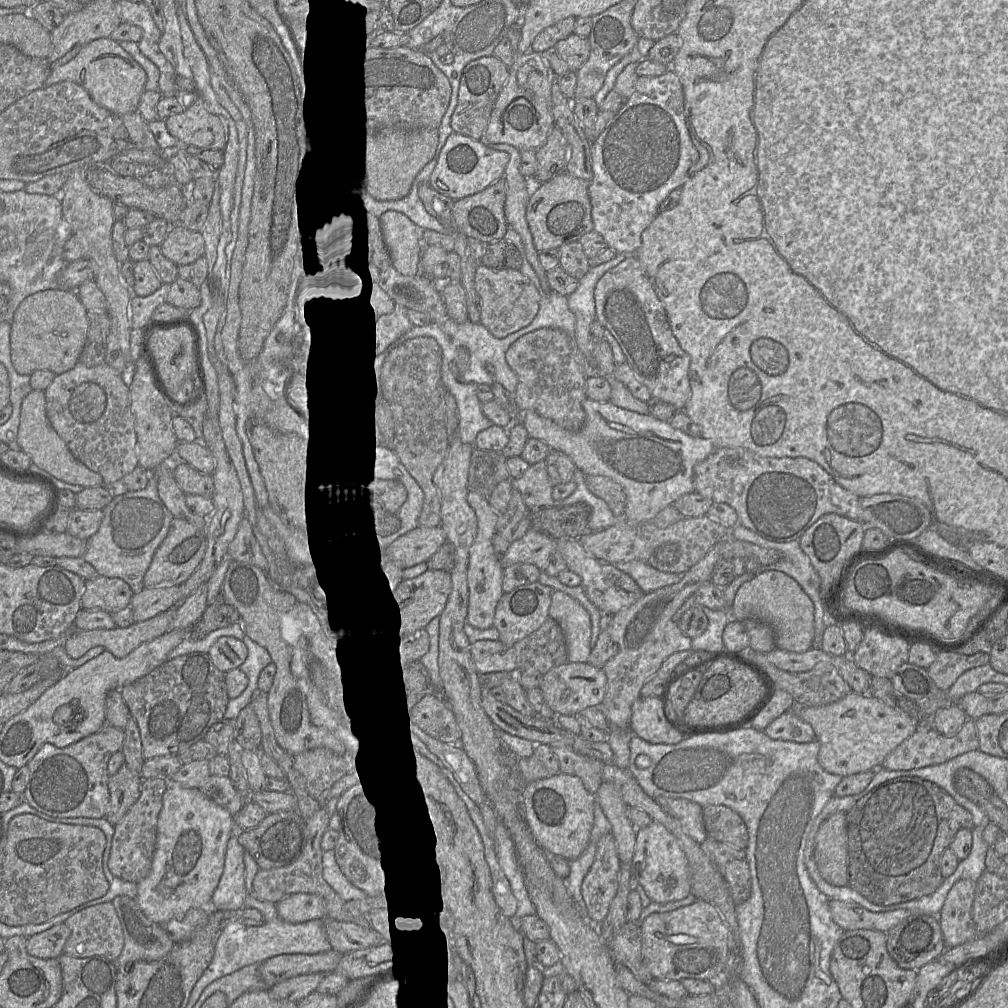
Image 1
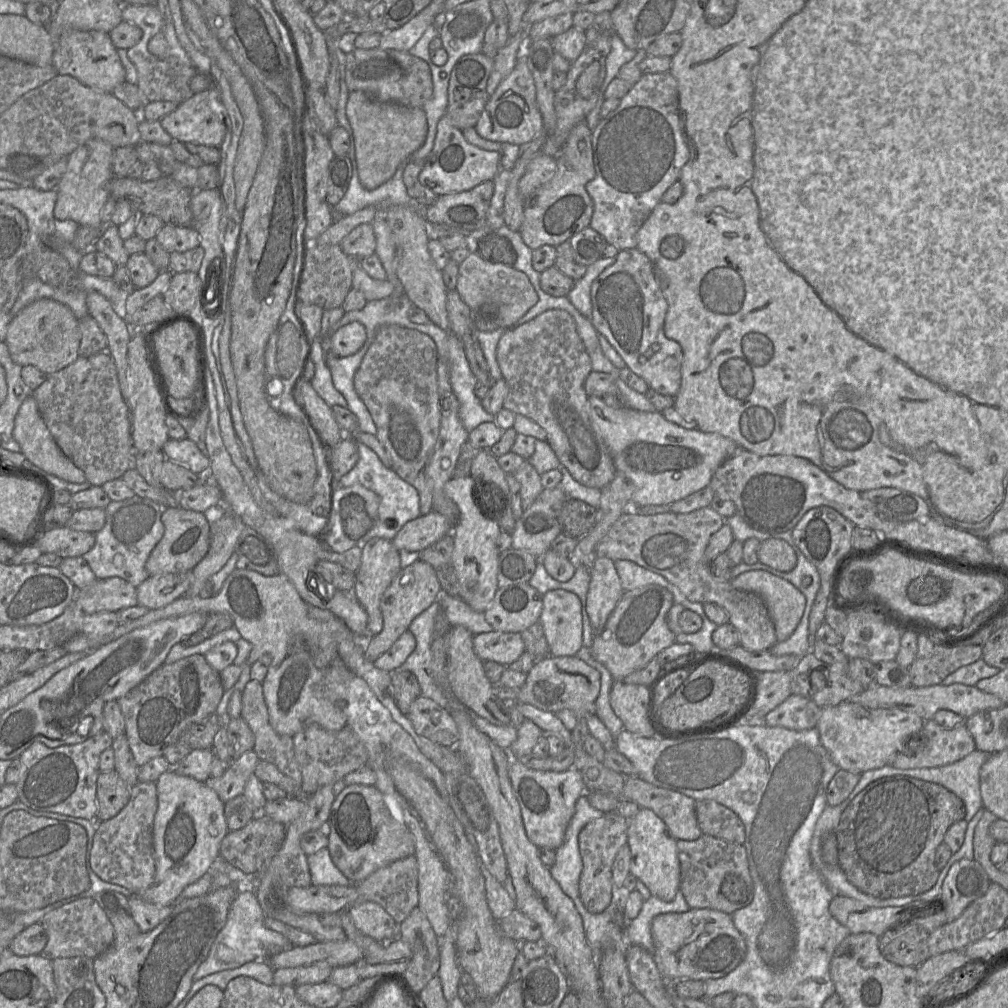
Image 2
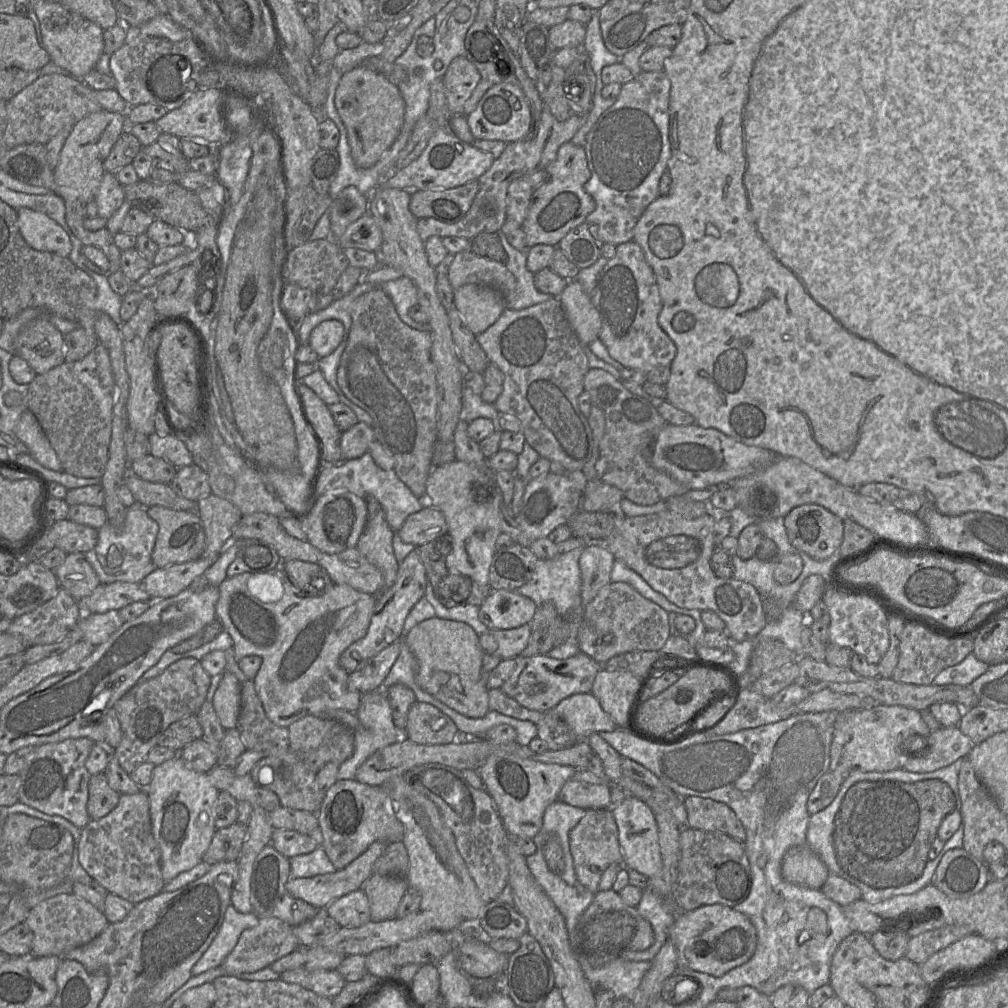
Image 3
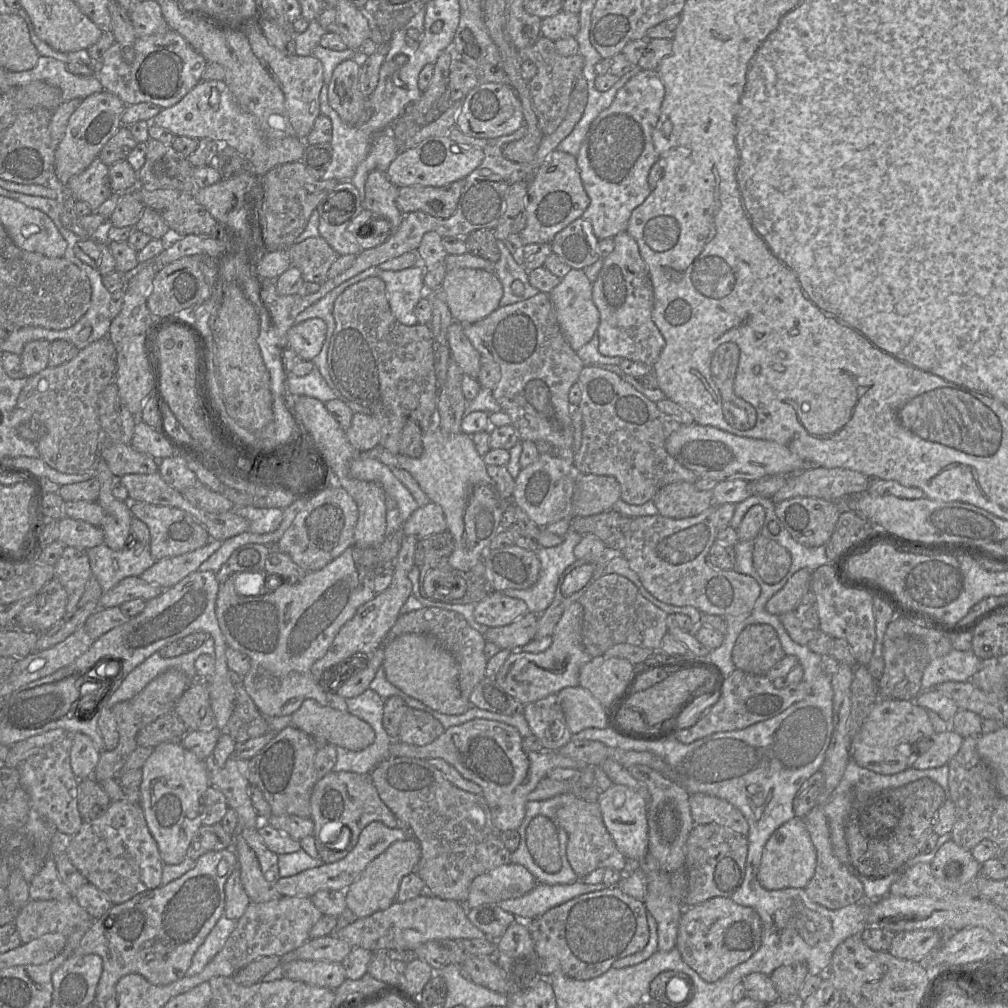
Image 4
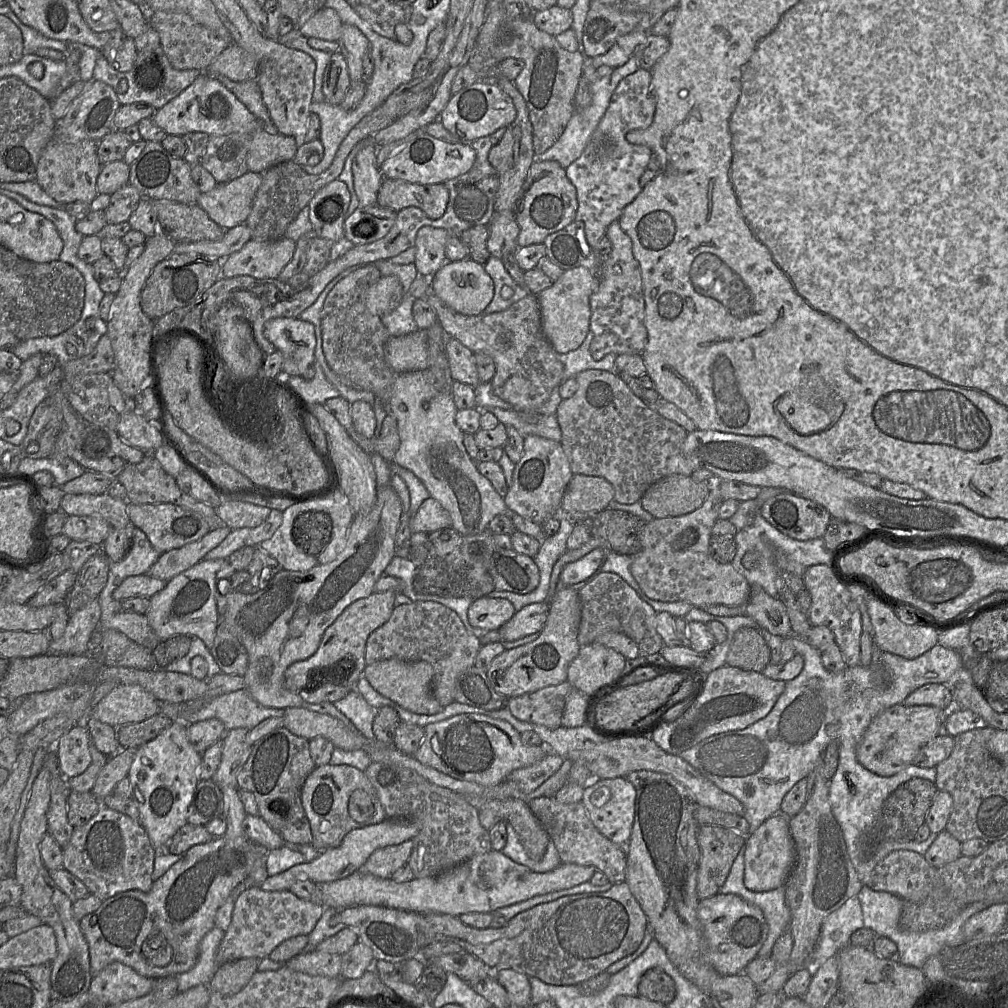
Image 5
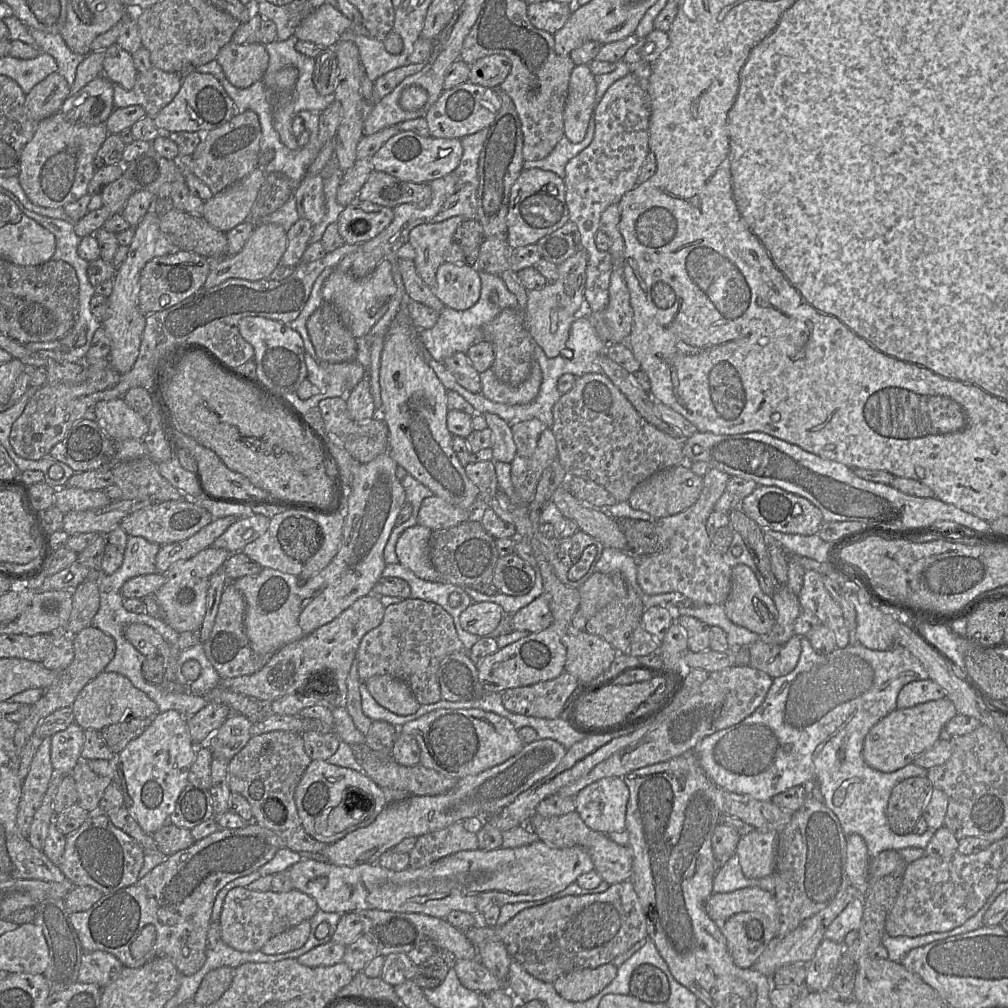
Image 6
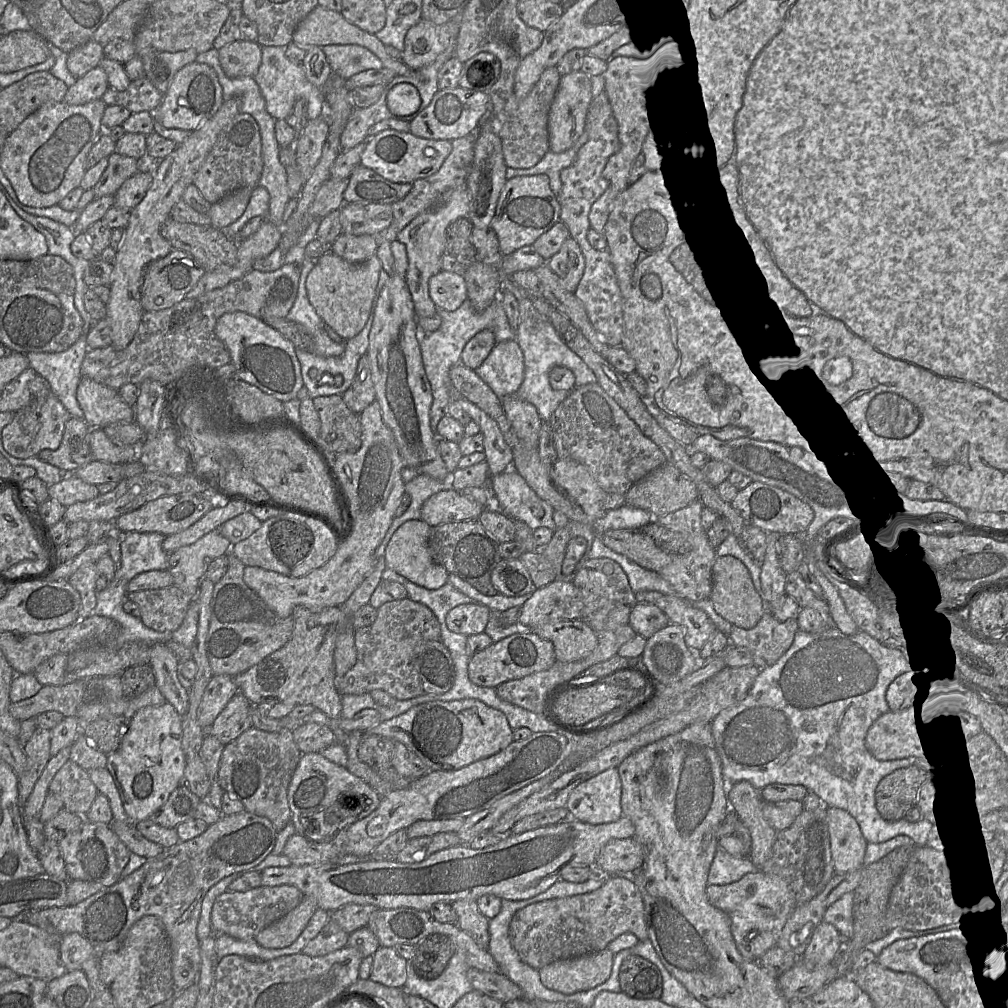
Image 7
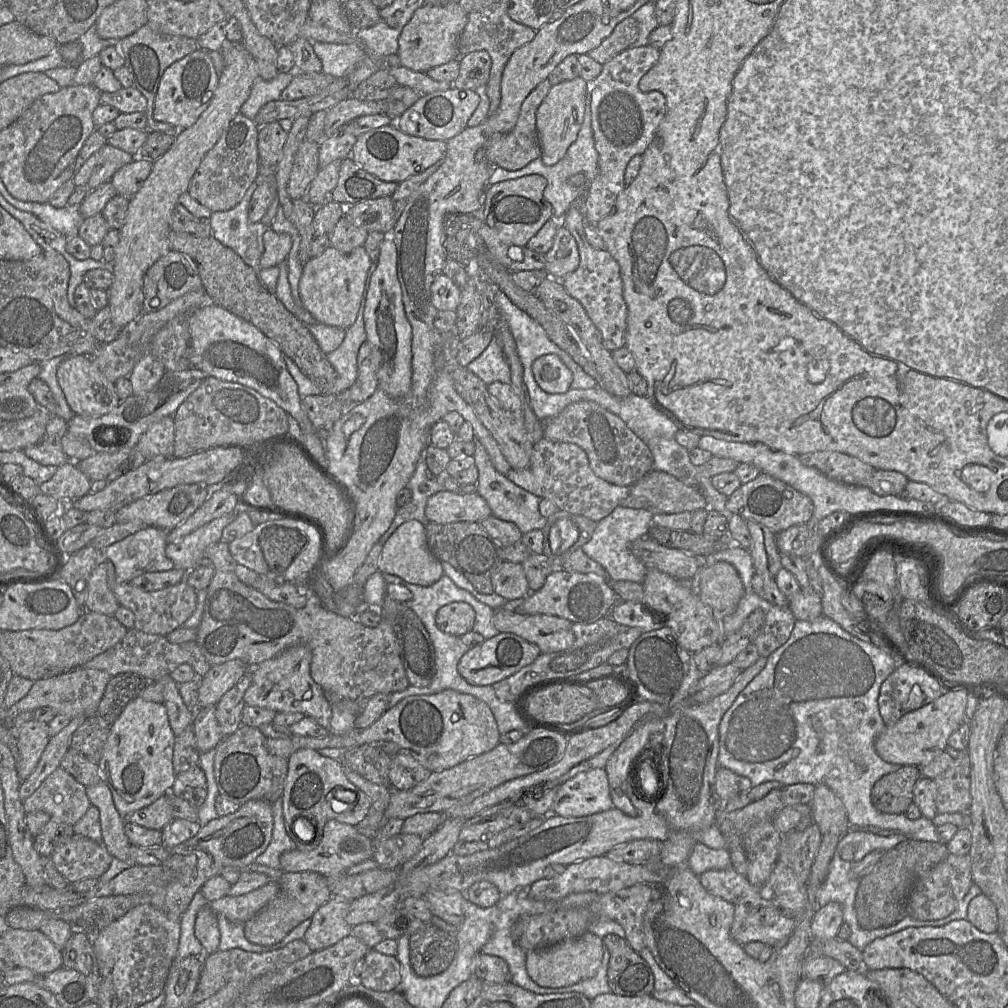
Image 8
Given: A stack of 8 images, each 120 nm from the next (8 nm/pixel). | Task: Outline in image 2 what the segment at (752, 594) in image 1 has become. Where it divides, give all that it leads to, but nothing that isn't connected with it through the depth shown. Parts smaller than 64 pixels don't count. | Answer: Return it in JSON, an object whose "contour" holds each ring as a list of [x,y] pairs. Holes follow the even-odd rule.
{"contour":[[[756,570],[731,579],[737,590],[757,594],[764,601],[775,627],[778,642],[787,640],[800,623],[805,596],[789,581],[766,571]]]}

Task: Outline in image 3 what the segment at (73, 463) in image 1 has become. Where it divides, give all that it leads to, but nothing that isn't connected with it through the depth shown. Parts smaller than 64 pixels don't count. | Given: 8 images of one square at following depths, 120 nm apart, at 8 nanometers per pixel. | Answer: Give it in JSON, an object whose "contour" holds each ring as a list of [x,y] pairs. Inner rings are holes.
{"contour":[[[26,409],[14,428],[16,437],[27,446],[29,454],[39,464],[53,471],[62,472],[60,460],[35,415]]]}

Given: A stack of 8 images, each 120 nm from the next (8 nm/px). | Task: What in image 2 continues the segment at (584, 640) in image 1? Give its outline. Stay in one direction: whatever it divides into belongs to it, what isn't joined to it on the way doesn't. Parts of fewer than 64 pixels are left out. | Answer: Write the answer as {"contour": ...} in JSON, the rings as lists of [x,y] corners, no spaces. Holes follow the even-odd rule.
{"contour":[[[552,590],[543,595],[543,609],[538,621],[544,630],[552,657],[573,657],[583,646],[582,605],[574,593]]]}

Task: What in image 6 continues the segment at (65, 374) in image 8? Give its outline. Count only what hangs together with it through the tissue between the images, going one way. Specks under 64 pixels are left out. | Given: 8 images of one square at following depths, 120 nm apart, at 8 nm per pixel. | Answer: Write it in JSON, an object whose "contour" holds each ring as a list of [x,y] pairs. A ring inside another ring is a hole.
{"contour":[[[123,398],[96,403],[92,419],[113,440],[142,440],[148,431],[146,419],[130,408]]]}

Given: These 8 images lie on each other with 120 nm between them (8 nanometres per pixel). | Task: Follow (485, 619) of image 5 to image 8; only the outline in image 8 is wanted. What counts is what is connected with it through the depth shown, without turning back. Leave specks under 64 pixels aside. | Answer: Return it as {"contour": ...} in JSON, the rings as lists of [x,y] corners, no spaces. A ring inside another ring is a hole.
{"contour":[[[452,602],[441,607],[436,615],[437,627],[454,636],[471,631],[475,622],[475,611],[465,602]]]}

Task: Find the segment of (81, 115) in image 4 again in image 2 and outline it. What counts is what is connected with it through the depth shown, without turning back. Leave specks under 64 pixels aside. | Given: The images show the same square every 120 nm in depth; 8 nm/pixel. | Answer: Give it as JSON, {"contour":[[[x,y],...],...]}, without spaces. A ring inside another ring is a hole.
{"contour":[[[91,139],[67,157],[67,167],[56,190],[58,199],[54,216],[58,220],[73,220],[80,226],[104,228],[101,209],[110,198],[108,185],[113,178],[111,160],[114,147],[100,139]]]}

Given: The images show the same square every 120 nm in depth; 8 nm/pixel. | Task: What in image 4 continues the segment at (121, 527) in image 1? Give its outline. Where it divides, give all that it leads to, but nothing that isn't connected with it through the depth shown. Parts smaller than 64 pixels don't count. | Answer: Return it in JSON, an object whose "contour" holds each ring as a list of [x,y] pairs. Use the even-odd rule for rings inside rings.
{"contour":[[[132,518],[130,535],[122,550],[110,549],[105,543],[87,550],[93,576],[102,591],[107,592],[122,579],[139,576],[157,560],[150,552],[150,532],[147,525]]]}

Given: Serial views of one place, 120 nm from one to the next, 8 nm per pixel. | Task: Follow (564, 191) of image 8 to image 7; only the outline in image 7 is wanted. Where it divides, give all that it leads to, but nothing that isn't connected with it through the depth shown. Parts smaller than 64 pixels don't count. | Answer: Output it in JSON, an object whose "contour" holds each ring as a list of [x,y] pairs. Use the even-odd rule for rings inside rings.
{"contour":[[[584,130],[581,137],[570,149],[555,153],[548,151],[542,160],[531,168],[509,168],[507,167],[506,177],[510,178],[516,176],[530,176],[537,174],[546,174],[550,180],[550,187],[553,193],[557,196],[559,200],[559,194],[561,191],[561,171],[564,168],[569,167],[575,161],[577,154],[581,147],[588,141],[589,134]]]}

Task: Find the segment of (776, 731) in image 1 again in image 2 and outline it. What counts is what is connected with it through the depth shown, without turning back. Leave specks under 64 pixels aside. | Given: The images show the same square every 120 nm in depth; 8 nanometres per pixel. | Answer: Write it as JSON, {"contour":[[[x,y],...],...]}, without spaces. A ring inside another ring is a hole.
{"contour":[[[792,694],[764,718],[769,727],[784,727],[802,731],[815,728],[821,708],[812,700]]]}

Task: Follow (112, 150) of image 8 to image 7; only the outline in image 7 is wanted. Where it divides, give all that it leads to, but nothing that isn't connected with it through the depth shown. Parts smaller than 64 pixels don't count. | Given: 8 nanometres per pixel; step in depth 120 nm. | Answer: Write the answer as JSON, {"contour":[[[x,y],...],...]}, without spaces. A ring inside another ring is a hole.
{"contour":[[[114,152],[108,157],[107,168],[92,191],[96,198],[114,196],[121,185],[137,172],[137,159]]]}

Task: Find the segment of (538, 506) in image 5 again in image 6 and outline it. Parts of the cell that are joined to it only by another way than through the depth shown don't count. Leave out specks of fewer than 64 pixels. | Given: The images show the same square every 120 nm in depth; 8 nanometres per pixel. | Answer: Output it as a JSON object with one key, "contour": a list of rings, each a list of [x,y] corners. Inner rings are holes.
{"contour":[[[531,419],[511,425],[516,454],[511,463],[511,480],[518,497],[529,505],[534,499],[537,484],[543,471],[558,459],[558,450],[552,430],[538,419]]]}

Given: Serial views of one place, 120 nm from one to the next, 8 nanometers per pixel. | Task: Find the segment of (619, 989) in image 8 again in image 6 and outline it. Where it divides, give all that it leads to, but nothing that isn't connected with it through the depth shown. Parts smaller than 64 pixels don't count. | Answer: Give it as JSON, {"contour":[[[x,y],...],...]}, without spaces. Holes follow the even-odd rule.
{"contour":[[[641,964],[630,978],[630,994],[650,1003],[666,1003],[670,995],[667,976],[652,964]]]}

